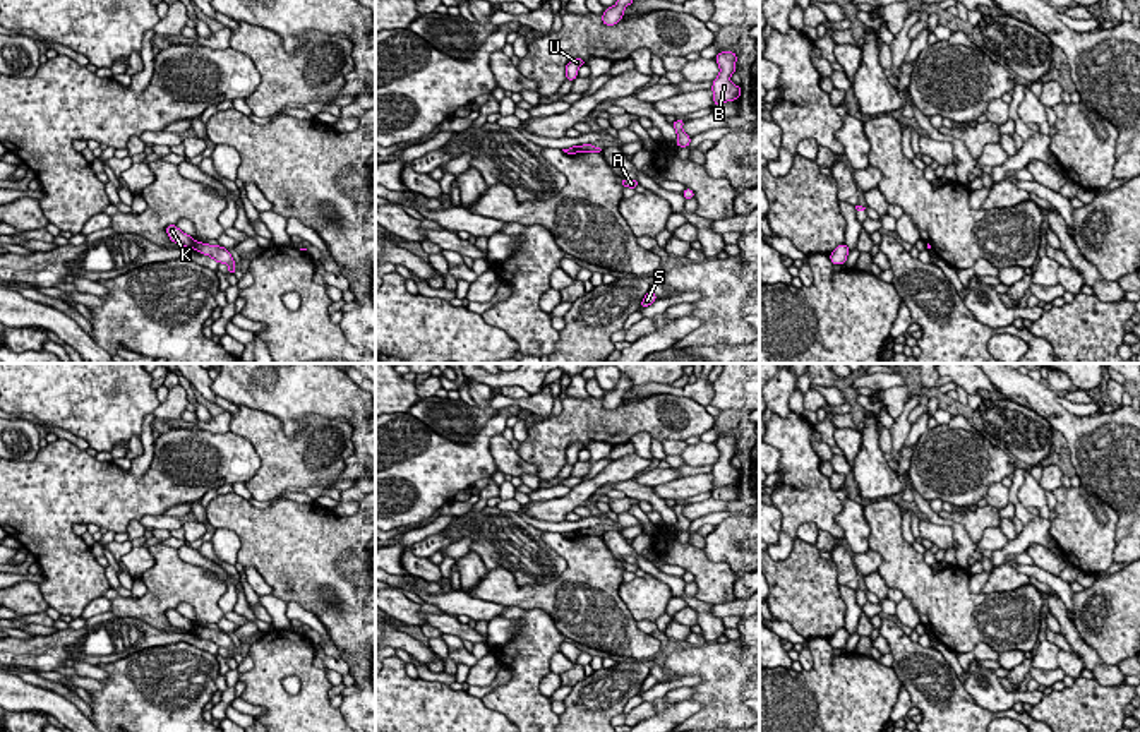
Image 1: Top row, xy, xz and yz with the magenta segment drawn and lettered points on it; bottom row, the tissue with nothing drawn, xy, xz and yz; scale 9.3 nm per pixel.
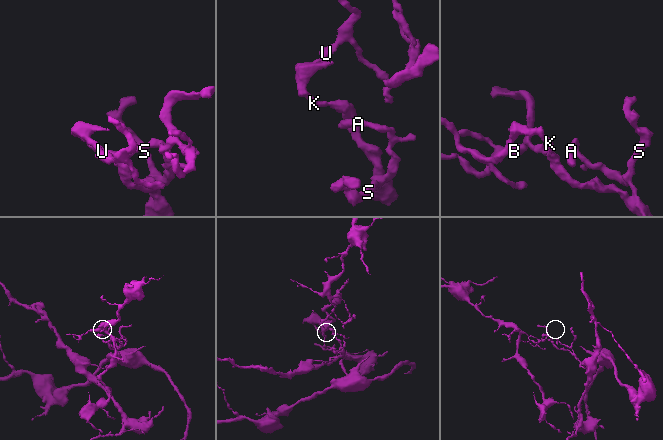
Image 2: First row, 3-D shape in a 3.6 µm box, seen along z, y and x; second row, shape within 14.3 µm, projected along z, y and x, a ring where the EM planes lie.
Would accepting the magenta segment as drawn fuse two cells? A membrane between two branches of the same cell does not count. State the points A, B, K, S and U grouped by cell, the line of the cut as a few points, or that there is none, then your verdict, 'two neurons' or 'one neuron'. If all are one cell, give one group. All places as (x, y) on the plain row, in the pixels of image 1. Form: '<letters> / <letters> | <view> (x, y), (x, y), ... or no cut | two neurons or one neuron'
A S / B K U | xy (198, 626), (192, 631) | two neurons

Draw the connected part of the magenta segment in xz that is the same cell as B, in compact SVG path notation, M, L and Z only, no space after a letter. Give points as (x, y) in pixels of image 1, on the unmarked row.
M722 435L715 444L720 451L720 458L711 470L713 487L717 490L720 487L737 483L742 477L742 471L730 466L730 459L735 456L737 439L732 435Z

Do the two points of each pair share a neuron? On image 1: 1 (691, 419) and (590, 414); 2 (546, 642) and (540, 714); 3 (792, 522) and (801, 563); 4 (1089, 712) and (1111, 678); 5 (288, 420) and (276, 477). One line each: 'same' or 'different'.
1: same
2: same
3: different
4: different
5: different

